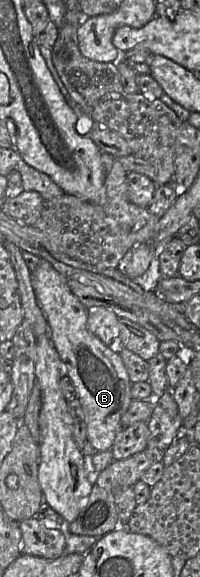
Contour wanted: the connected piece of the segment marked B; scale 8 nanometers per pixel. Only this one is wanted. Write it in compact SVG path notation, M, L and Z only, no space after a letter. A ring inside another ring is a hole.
M48 261L31 273L37 300L46 315L49 336L77 391L87 424L88 439L94 451L111 450L123 430L121 417L132 401L131 381L117 352L109 348L87 326L88 308L71 292L68 278L59 273Z

